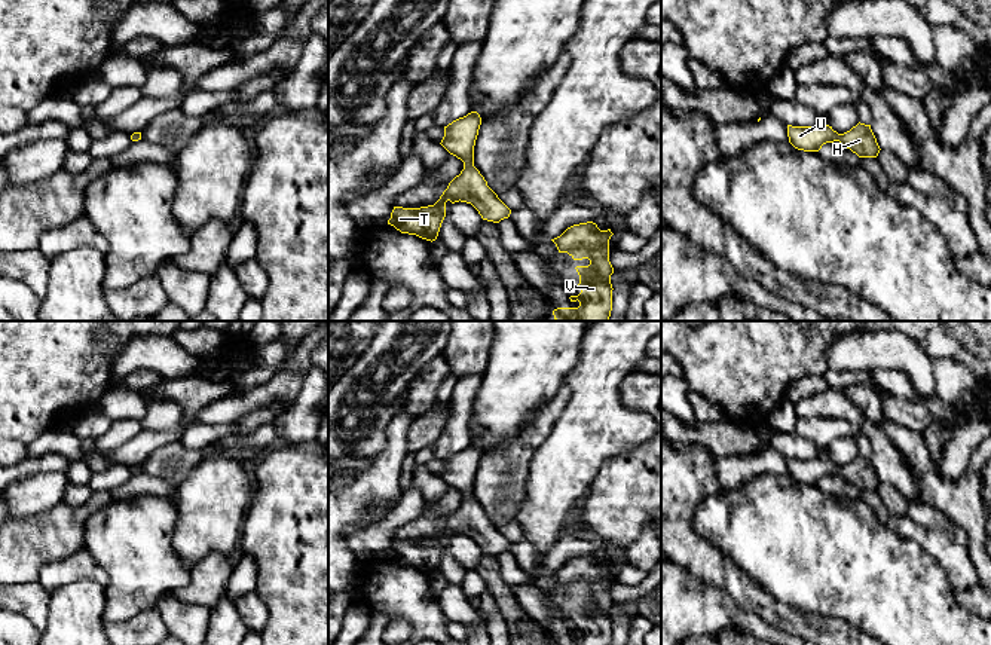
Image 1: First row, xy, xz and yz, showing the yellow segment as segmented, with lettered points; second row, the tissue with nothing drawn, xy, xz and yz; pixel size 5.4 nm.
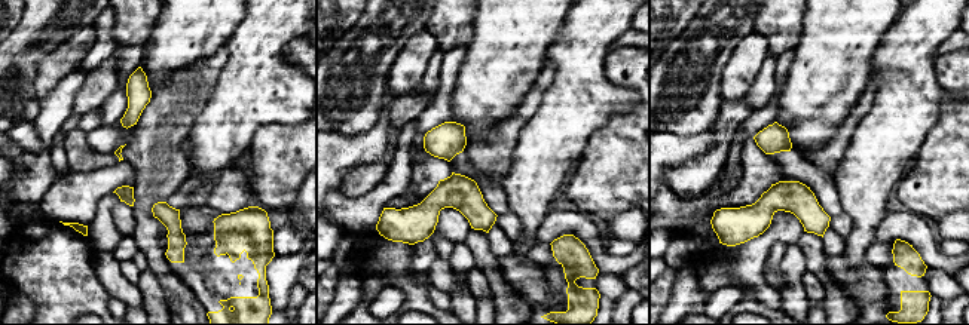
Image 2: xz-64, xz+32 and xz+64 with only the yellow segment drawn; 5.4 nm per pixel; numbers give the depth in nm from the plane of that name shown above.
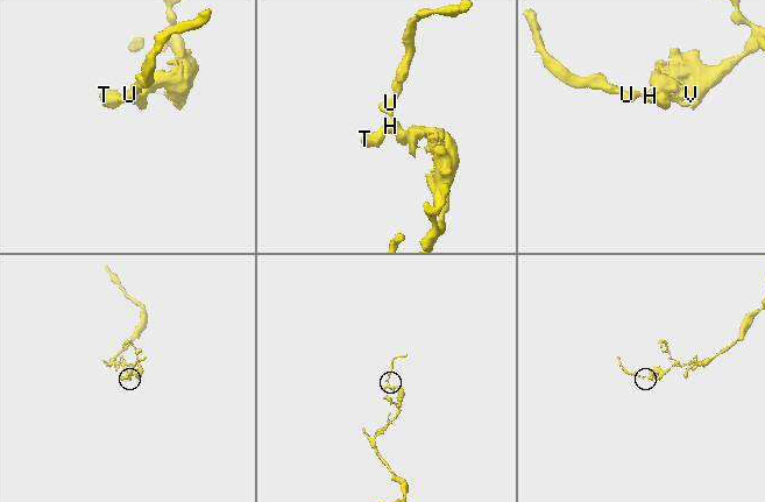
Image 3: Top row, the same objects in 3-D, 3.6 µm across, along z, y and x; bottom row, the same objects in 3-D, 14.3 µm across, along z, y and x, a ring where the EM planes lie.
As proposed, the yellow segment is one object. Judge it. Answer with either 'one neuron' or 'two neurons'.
one neuron

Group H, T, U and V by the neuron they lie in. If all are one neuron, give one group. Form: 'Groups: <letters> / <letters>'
Groups: H T U V

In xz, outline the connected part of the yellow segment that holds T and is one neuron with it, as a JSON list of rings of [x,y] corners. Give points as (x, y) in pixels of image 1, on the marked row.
[[[471,111],[444,126],[441,146],[464,162],[464,169],[456,175],[434,205],[420,208],[394,207],[388,224],[401,233],[416,235],[435,241],[446,217],[446,202],[471,204],[483,220],[499,223],[508,218],[511,210],[487,186],[487,181],[474,166],[474,146],[481,125],[477,111]]]

